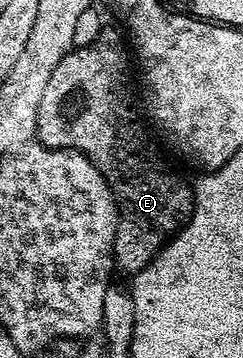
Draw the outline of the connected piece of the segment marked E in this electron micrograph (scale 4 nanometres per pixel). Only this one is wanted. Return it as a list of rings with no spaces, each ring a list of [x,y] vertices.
[[[104,29],[91,44],[67,52],[57,69],[53,69],[41,93],[35,129],[42,146],[81,152],[111,186],[111,191],[115,194],[115,205],[119,209],[119,224],[115,234],[115,266],[120,272],[128,271],[128,276],[134,277],[137,272],[145,270],[157,257],[164,243],[191,218],[195,209],[192,184],[187,184],[177,172],[170,171],[159,160],[158,153],[147,140],[147,131],[135,112],[134,101],[131,100],[131,71],[127,68],[127,51],[117,32]]]

